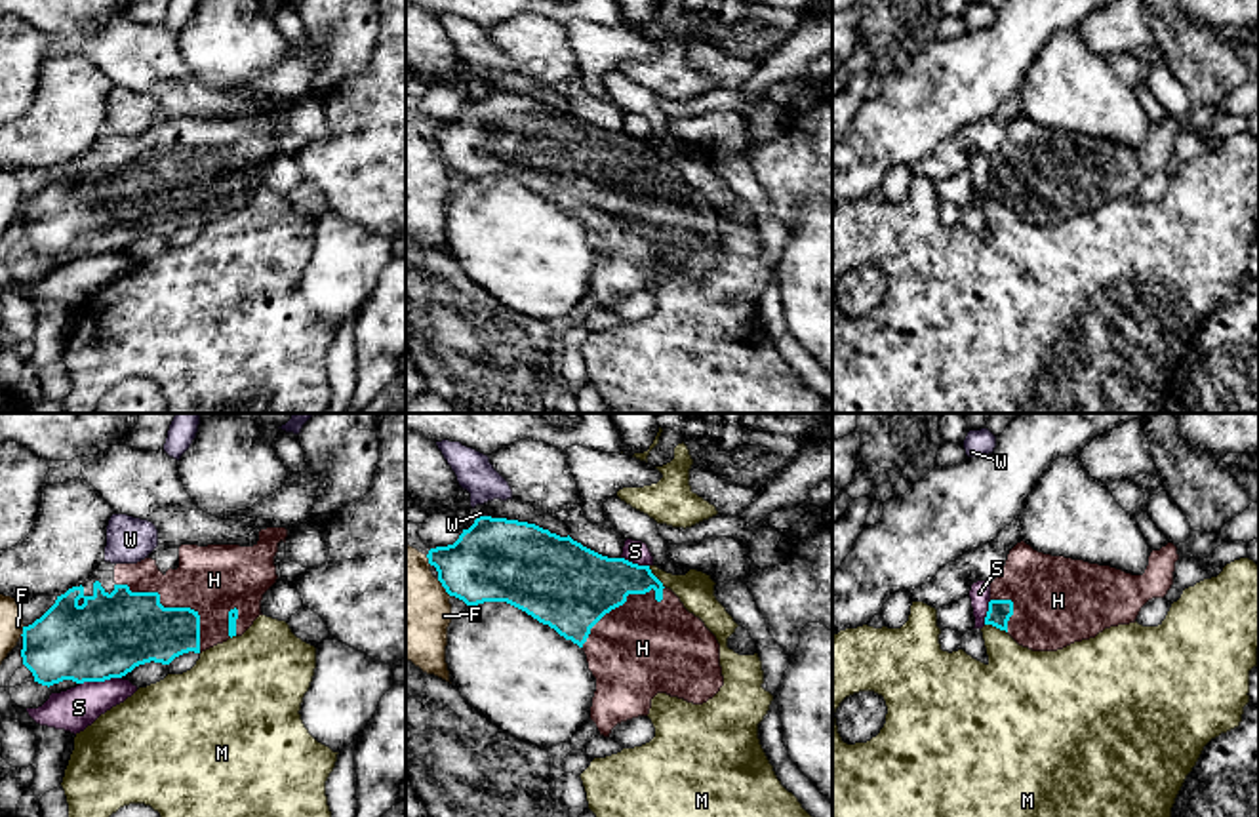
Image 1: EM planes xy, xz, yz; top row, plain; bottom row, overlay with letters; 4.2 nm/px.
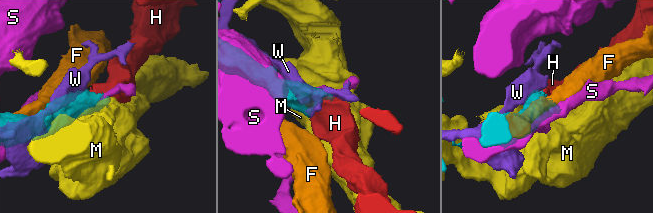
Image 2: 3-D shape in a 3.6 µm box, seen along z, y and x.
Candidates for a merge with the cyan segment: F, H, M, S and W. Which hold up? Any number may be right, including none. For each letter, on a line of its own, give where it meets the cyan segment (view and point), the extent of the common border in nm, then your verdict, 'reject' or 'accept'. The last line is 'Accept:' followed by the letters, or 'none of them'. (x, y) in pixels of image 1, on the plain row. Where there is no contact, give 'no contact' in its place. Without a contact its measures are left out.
F: xz (444, 160) | 100 nm | reject
H: xy (174, 181) | 460 nm | accept
M: yz (997, 200) | 100 nm | reject
S: xy (99, 254) | 180 nm | reject
W: xz (482, 90) | 50 nm | reject
Accept: H

